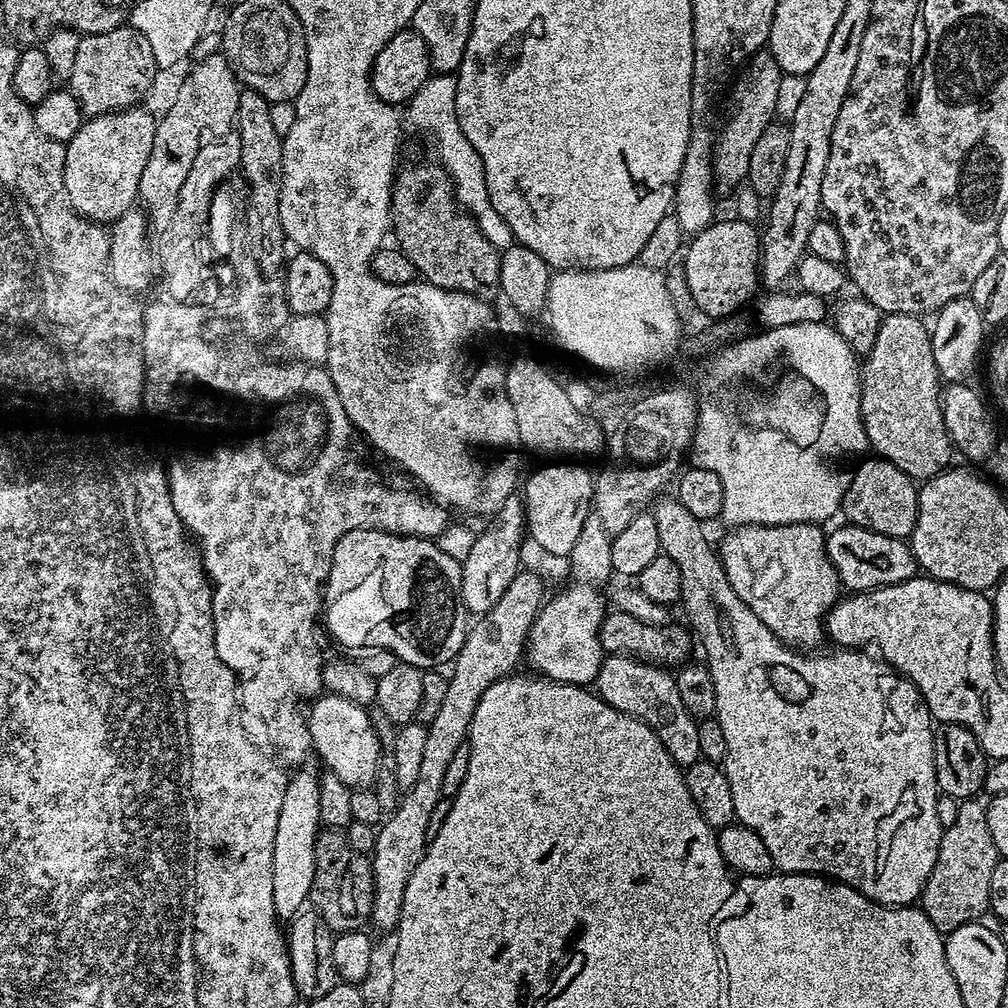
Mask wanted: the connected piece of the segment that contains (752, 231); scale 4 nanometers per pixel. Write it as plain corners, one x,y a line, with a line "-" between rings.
739,218
720,220
708,224
701,232
695,233
687,241
682,256
682,265
686,274
690,294
694,296
699,311
712,318
728,318
741,311
740,307
756,292
760,280
760,232
755,223

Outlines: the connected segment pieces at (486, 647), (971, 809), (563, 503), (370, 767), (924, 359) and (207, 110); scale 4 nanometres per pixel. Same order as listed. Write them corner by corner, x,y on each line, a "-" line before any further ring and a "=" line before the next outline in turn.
521,570
516,573
514,582
506,586
506,594
502,594
502,598
494,602
492,609
483,613
477,619
480,621
473,623
468,629
460,653
451,665
453,668
448,676
446,698
442,701
434,722
427,725
428,737
418,778
414,786
407,788
401,795
394,811
387,813
386,819
379,825
376,845
370,854
374,878
374,902
370,920
384,932
391,933
400,923
402,902
406,886
410,882
410,874
414,874
429,843
426,838
426,825
430,823
434,806
438,806
444,796
442,778
446,774
448,763
454,758
458,746
465,744
468,739
474,710
478,710
482,694
486,694
486,690
490,690
494,682
509,675
519,660
521,663
528,641
528,631
540,613
545,599
546,591
544,592
544,584
540,581
539,574
=
976,798
959,801
958,818
941,831
938,862
934,862
934,870
930,870
930,878
920,892
919,907
941,934
977,923
983,917
980,915
990,908
990,878
998,853
994,838
990,838
990,825
986,823
986,807
980,802
=
548,462
545,468
532,472
522,484
522,499
524,501
524,522
527,535
544,552
552,556
566,558
574,550
574,542
578,540
578,534
582,533
583,523
592,512
593,473
588,473
580,462
=
331,694
321,695
311,701
310,707
306,712
306,732
312,738
312,746
315,755
320,755
320,760
325,765
327,771
338,774
338,778
353,790
363,789
371,785
376,779
376,772
380,769
380,736
372,729
372,720
367,716
365,709
361,705
350,702
341,696
=
910,312
885,315
878,338
874,338
874,350
863,357
860,374
860,409
871,451
917,482
947,469
954,457
940,407
942,381
934,362
932,334
929,325
920,320
=
223,54
200,56
197,61
189,70
188,77
181,82
164,117
161,115
157,119
154,147
150,149
146,170
142,170
138,204
149,221
156,226
165,224
173,215
182,182
185,181
198,150
233,131
236,123
242,85
236,78
231,62

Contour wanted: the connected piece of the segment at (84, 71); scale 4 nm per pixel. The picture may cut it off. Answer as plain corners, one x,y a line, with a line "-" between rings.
121,26
106,30
106,34
81,36
78,54
74,57
74,68
68,75
66,84
73,98
79,102
80,111
85,117
101,116
107,112
121,112
124,108
135,108
152,88
152,79
158,73
154,52
142,33
131,26

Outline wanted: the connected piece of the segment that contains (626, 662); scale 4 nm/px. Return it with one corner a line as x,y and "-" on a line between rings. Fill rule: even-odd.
608,654
598,670
594,688
611,708
625,712
627,716
634,716
650,726
676,764
687,766
701,759
697,717
691,716
686,706
682,706
675,675
667,667
637,660
635,656

